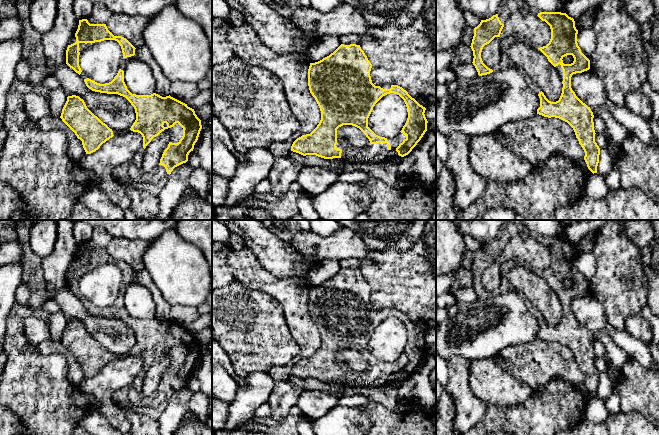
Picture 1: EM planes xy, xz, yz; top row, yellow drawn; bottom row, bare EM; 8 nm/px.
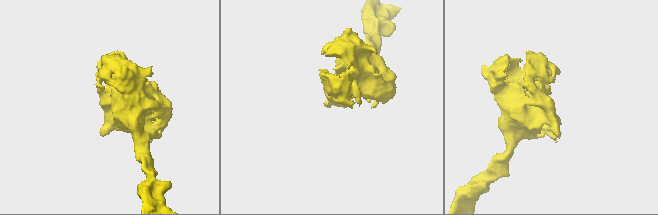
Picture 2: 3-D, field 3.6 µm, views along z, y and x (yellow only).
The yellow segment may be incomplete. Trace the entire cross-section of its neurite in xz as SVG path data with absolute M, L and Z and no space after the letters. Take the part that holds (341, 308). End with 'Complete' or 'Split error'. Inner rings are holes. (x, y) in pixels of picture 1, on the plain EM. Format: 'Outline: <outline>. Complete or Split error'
Outline: M341 268L329 280L310 287L308 310L320 332L321 344L310 358L293 366L291 375L324 383L370 386L397 379L404 381L412 375L427 355L426 332L398 309L375 310L370 300L371 292L364 275L356 268ZM390 317L404 324L408 342L395 361L385 362L368 351L368 342L375 328ZM343 349L359 352L369 363L369 370L362 375L353 374L338 362L337 353Z. Split error

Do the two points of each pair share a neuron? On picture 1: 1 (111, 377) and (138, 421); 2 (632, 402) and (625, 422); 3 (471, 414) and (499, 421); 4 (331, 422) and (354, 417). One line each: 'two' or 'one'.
1: two
2: two
3: two
4: one

